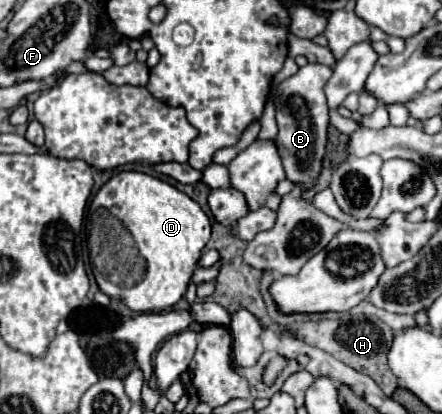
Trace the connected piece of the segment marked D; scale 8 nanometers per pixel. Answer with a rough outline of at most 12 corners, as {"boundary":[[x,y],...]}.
{"boundary":[[115,174],[93,204],[123,222],[147,262],[133,288],[101,292],[163,312],[187,290],[211,224],[175,186]]}

